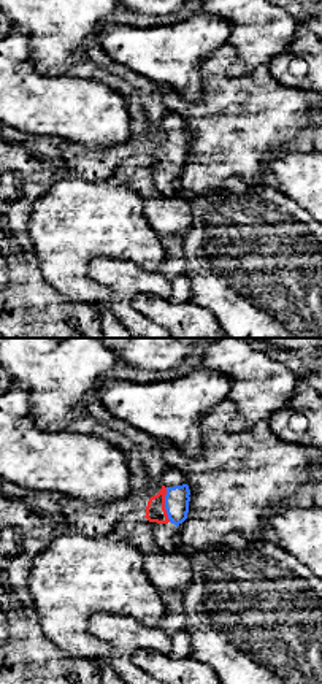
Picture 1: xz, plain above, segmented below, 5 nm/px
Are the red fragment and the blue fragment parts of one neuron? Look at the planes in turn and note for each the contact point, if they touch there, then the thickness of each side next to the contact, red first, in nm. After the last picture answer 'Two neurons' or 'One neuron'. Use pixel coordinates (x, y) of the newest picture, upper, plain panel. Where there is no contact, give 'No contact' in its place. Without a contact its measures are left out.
Touches red at (164, 149). Thickness 100 nm (red) against 130 nm

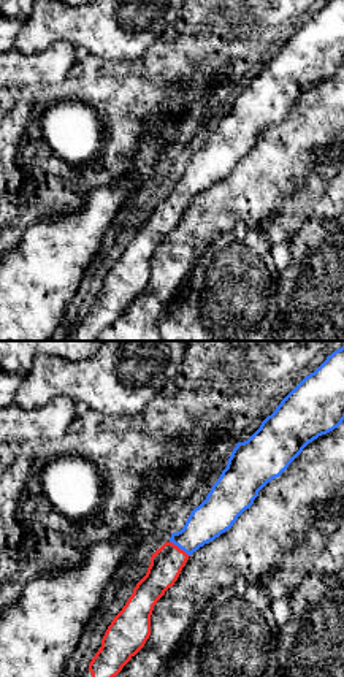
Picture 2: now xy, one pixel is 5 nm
Touches red at (178, 192). Thickness 160 nm (red) against 190 nm

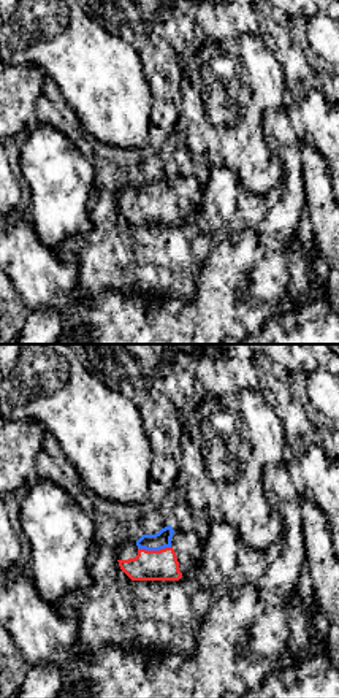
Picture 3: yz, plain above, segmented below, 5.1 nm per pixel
Touches red at (154, 195). Thickness 160 nm (red) against 90 nm

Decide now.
One neuron

